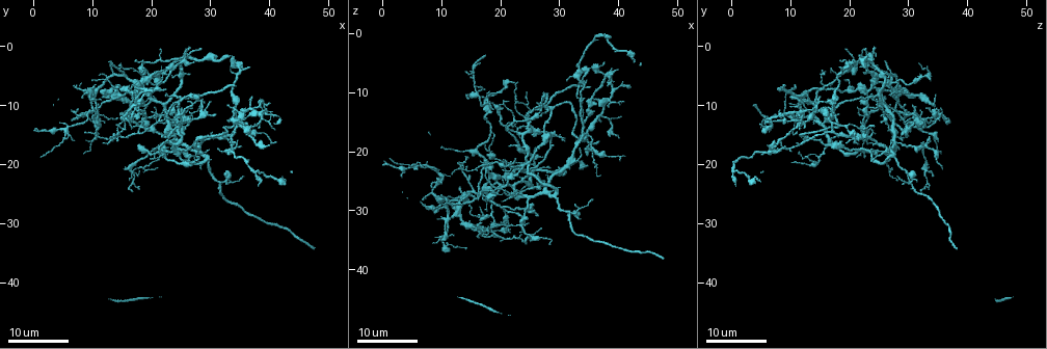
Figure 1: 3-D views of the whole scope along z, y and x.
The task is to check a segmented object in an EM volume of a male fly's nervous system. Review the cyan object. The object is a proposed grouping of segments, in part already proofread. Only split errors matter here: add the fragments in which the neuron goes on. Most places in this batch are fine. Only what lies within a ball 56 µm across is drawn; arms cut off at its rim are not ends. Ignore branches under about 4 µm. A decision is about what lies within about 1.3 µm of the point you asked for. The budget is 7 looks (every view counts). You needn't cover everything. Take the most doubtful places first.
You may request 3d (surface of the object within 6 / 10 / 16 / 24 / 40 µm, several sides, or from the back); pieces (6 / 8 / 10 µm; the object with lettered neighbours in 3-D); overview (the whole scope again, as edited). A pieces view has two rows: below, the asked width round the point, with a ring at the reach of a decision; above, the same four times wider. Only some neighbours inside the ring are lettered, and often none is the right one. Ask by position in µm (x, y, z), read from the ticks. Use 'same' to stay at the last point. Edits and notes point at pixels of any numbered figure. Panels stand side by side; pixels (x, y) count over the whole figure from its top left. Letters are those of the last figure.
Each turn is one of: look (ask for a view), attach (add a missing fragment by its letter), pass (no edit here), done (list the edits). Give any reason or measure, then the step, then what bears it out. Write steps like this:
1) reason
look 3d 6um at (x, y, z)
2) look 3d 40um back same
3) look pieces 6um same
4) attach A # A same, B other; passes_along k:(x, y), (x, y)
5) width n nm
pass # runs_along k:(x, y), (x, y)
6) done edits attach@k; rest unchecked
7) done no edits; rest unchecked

branch stops here
look 3d 16um at (32.0, 15.0, 11.5)

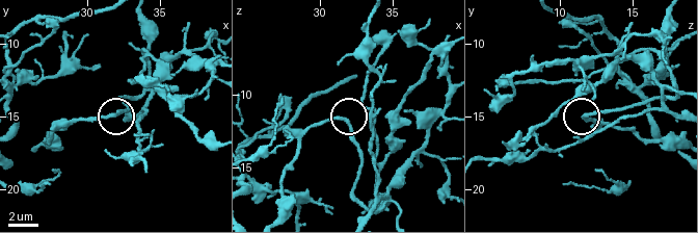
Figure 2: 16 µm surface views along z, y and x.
look pieces 10um at (32.0, 14.8, 11.8)

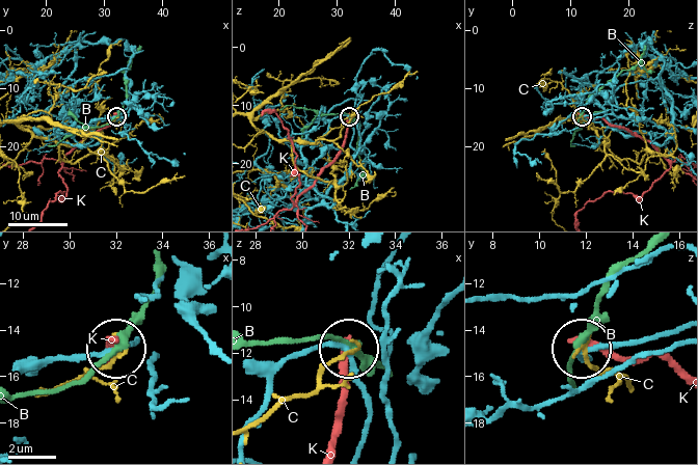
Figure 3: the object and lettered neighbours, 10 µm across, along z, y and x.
pass # B other, C other, K other; runs_along 3:(356, 446), (367, 404), (350, 353); no lettered fragment goes on from it

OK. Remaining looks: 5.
tapers out
look 3d 24um at (7.0, 12.5, 28.5)

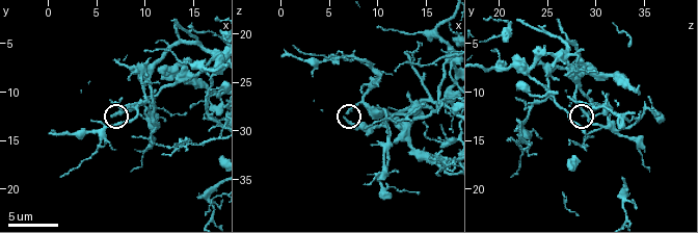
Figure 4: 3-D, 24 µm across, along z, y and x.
zoom in
look 3d 6um at (6.6, 12.6, 28.8)

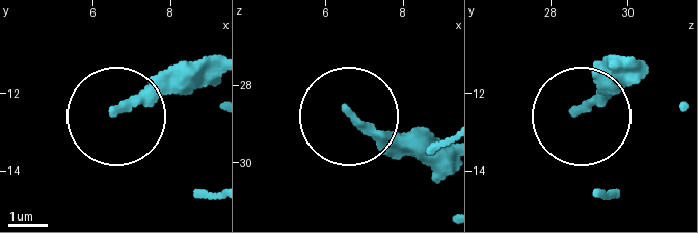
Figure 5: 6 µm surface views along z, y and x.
see the neighbours
look pieces 8um at (6.60, 12.45, 28.65)

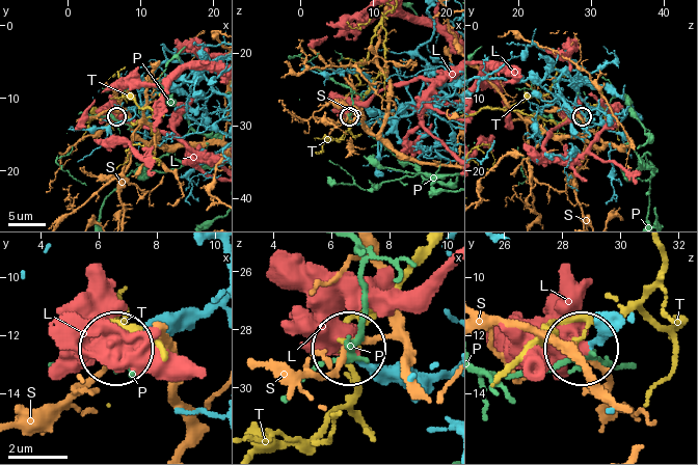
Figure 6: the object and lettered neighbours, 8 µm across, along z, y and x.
pass # L other, P other, S other, T other; runs_along 6:(447, 375), (387, 375), (352, 348); no lettered fragment goes on from it

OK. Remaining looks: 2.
tapers out
look 3d 16um at (26.5, 12.5, 31.0)

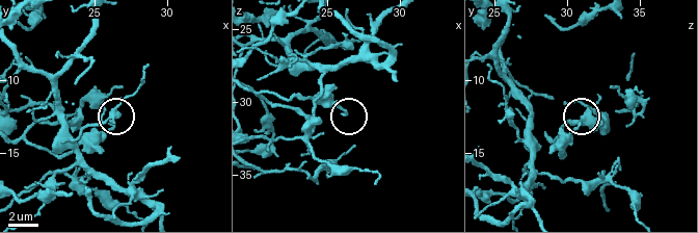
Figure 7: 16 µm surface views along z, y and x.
look pieces 6um at (26.2, 13.0, 30.8)

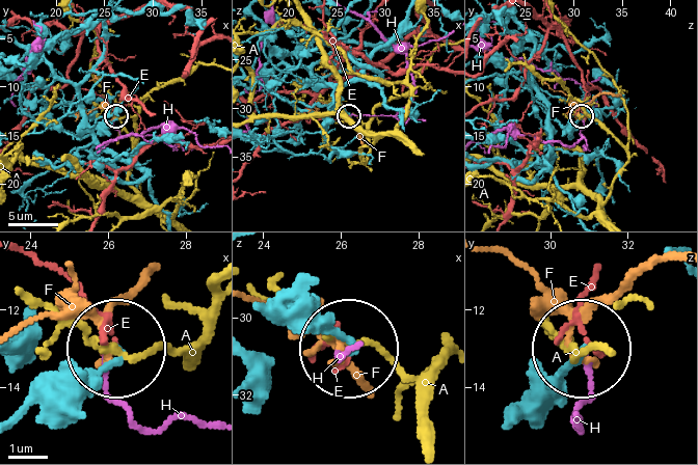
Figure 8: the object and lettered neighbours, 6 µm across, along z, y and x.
width 170 nm
pass # A other, E other, F other, H other; no lettered fragment goes on from it

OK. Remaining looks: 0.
done no edits; rest unchecked

